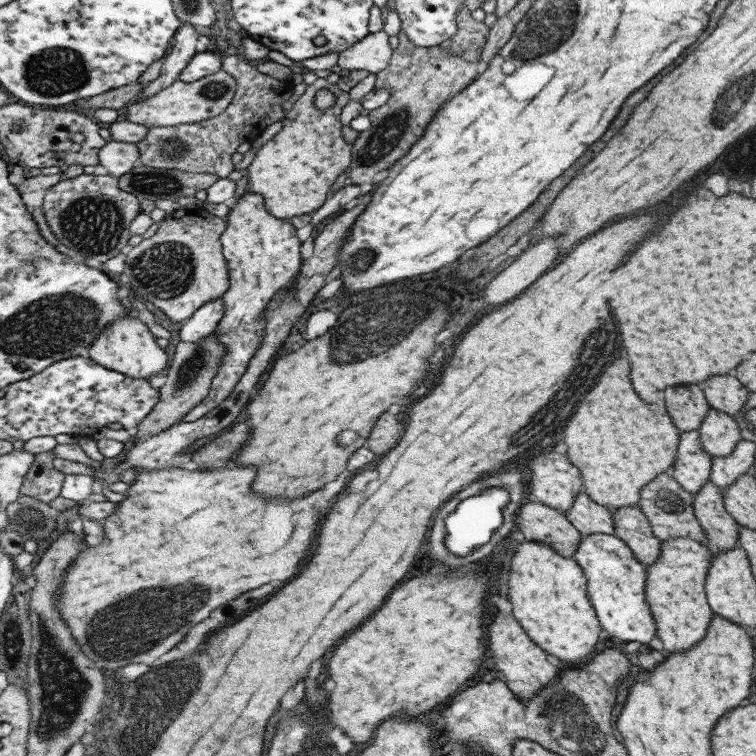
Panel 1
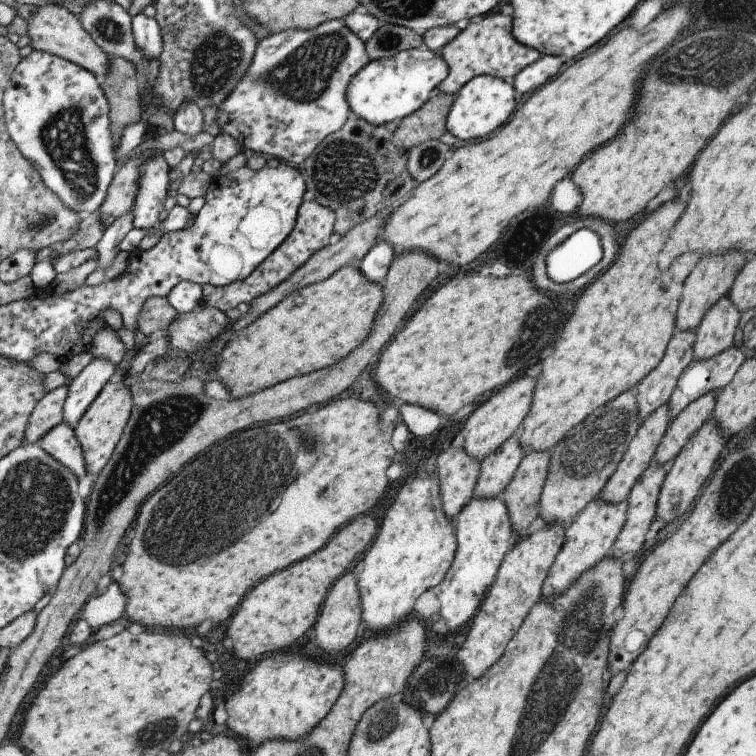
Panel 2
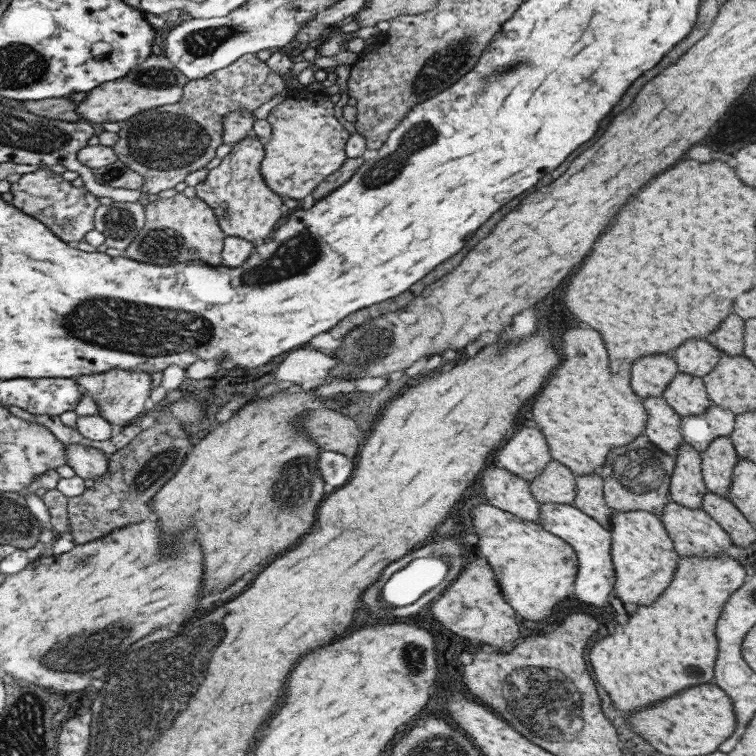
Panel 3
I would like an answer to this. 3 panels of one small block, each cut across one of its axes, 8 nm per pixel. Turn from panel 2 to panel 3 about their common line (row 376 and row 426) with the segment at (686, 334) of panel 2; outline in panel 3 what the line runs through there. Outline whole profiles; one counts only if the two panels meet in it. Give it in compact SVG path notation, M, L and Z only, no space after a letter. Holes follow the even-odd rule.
M662 396L645 397L641 401L647 415L643 434L660 451L674 456L678 446L684 442L679 430L680 416L676 412L673 412L673 409L666 403L666 400Z

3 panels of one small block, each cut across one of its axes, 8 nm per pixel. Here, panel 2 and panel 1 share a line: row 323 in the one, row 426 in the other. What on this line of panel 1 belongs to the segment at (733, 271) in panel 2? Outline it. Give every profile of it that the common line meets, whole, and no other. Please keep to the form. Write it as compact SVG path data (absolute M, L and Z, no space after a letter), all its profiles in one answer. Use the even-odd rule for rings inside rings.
M675 386L665 390L665 406L680 432L698 430L710 406L697 386Z

